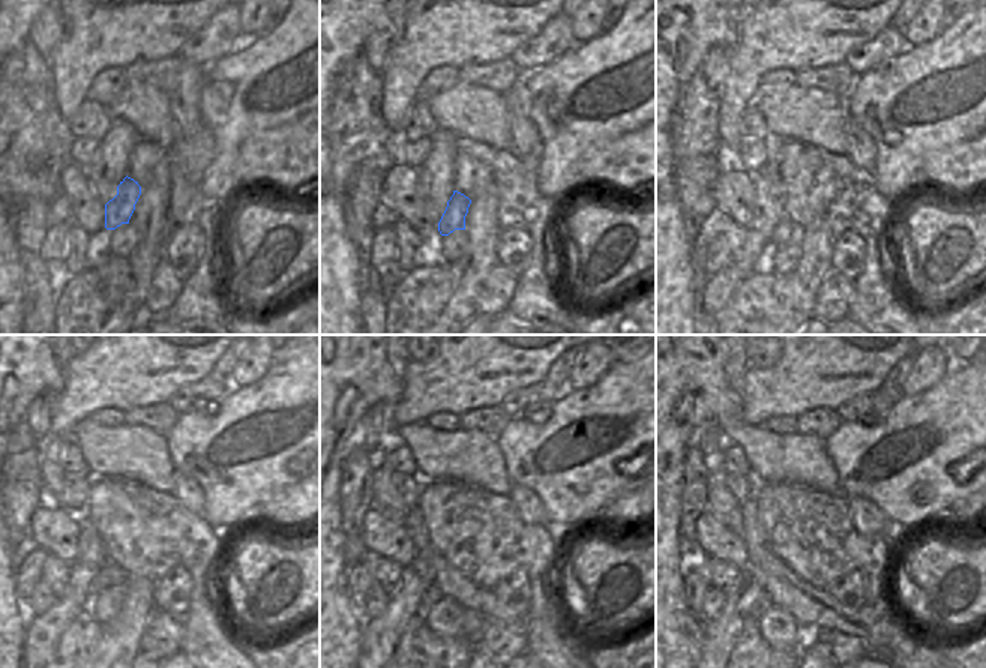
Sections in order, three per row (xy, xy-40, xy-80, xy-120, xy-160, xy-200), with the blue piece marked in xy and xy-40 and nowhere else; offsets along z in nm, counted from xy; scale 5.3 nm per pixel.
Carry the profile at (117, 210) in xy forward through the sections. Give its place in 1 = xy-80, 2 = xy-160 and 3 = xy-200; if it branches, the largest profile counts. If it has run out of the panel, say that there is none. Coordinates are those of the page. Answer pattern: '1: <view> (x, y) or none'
1: xy-80 (787, 230)
2: xy-160 (432, 593)
3: xy-200 (763, 602)

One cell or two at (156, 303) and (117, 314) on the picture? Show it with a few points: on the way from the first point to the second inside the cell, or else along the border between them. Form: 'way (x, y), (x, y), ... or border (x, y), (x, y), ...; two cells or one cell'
border (152, 273), (144, 296), (146, 317); two cells

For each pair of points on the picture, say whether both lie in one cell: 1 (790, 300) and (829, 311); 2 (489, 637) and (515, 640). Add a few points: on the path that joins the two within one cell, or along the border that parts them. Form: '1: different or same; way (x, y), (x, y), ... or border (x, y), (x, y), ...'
1: different; border (826, 273), (814, 300), (812, 315)
2: same; way (496, 638), (509, 640)

